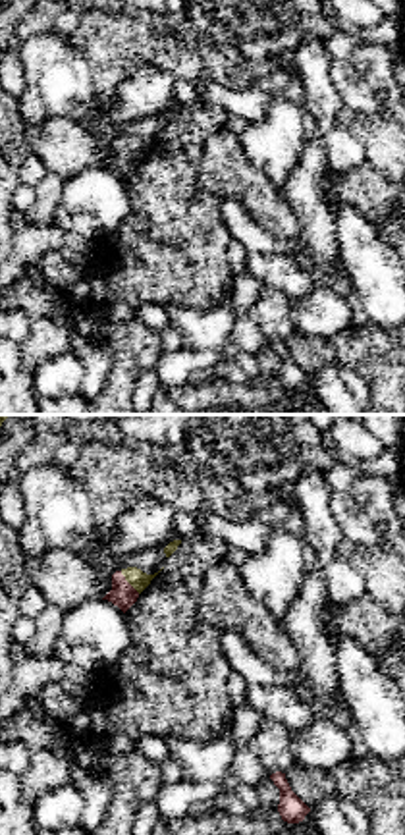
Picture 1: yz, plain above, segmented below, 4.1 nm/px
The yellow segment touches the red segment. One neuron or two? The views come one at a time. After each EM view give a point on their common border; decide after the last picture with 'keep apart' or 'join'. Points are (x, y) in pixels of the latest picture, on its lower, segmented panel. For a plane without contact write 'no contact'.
contact (130, 583)

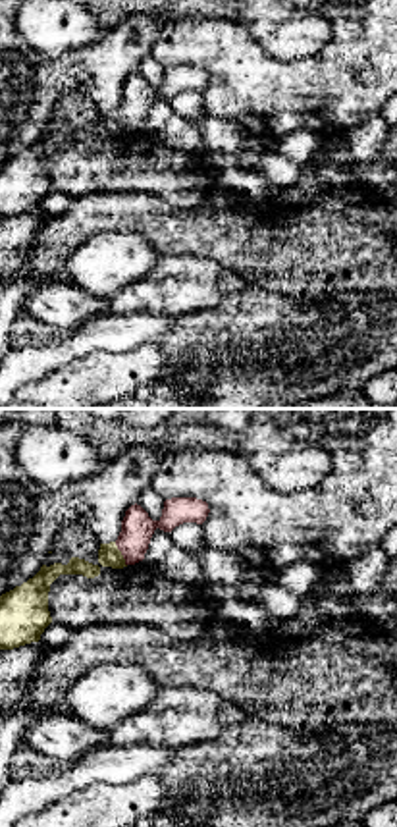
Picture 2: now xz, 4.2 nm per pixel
contact (120, 554)

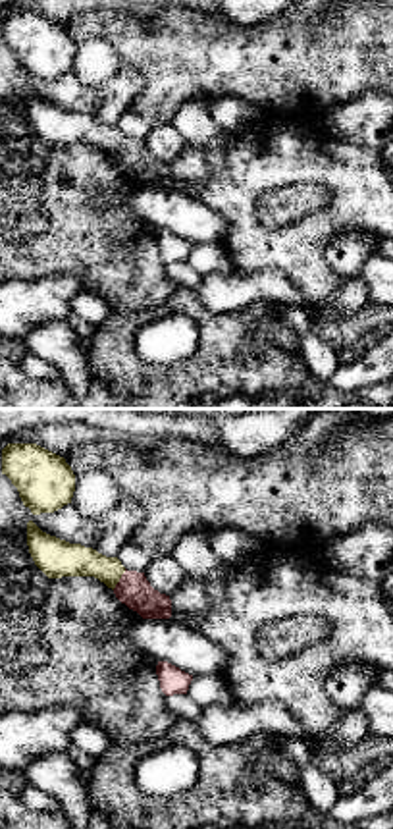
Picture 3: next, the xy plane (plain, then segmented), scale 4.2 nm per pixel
contact (120, 577)

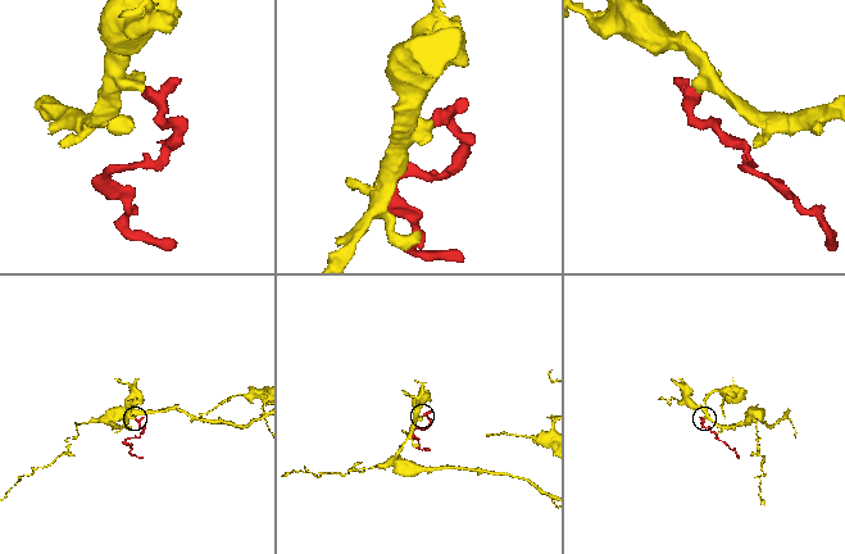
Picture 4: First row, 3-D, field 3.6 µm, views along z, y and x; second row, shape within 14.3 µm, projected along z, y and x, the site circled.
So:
join

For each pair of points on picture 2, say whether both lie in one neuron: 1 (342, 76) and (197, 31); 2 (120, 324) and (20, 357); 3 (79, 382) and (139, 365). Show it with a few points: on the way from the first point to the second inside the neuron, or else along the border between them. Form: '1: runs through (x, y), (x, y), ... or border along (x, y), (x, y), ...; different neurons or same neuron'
1: runs through (305, 78), (251, 78), (234, 60); same neuron
2: runs through (95, 334), (62, 353), (45, 357); same neuron
3: runs through (95, 380), (124, 373); same neuron

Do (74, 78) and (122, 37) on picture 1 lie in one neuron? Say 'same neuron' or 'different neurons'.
different neurons

